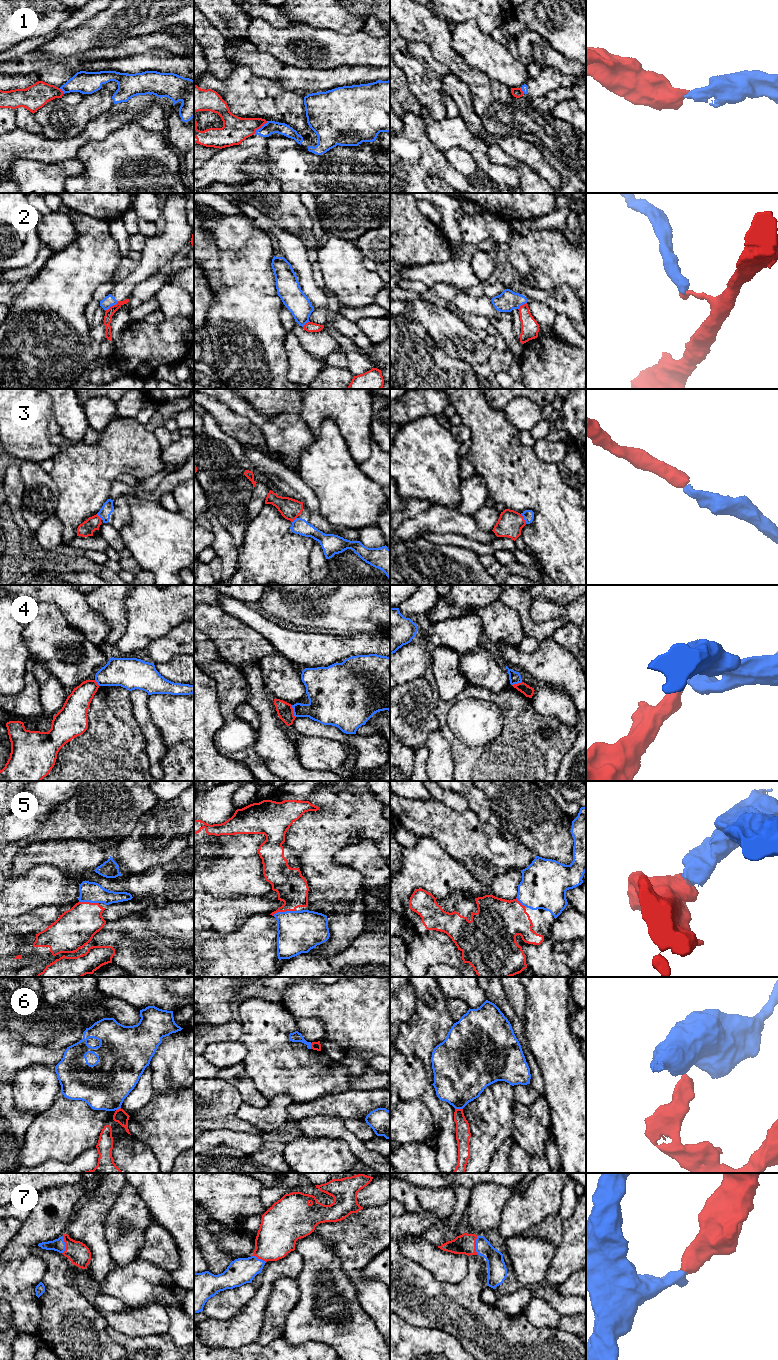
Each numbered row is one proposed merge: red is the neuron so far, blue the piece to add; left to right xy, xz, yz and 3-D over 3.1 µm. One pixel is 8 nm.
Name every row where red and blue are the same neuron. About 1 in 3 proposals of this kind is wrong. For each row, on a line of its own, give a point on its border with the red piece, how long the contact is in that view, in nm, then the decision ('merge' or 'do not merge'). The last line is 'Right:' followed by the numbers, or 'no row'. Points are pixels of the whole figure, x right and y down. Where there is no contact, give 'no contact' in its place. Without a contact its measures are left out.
1: xz (260, 127) | 150 nm | do not merge
2: xy (111, 306) | 130 nm | do not merge
3: yz (523, 519) | 90 nm | merge
4: xz (292, 711) | 110 nm | do not merge
5: xz (283, 911) | 200 nm | merge
6: yz (459, 1109) | 60 nm | do not merge
7: yz (475, 1245) | 160 nm | merge
Right: 3, 5, 7

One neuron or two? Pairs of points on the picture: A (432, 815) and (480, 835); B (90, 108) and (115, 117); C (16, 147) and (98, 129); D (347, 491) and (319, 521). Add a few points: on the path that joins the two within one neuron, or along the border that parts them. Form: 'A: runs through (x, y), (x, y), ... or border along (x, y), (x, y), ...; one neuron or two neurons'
A: runs through (444, 824), (462, 835), (468, 835); one neuron
B: border along (114, 104), (93, 118), (85, 127); two neurons
C: runs through (36, 147), (70, 147), (78, 141); one neuron
D: border along (315, 495), (319, 513), (330, 523), (344, 527); two neurons

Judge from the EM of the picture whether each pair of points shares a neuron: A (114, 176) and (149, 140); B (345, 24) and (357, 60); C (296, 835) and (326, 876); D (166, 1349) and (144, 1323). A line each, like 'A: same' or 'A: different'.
A: same
B: different
C: same
D: different

